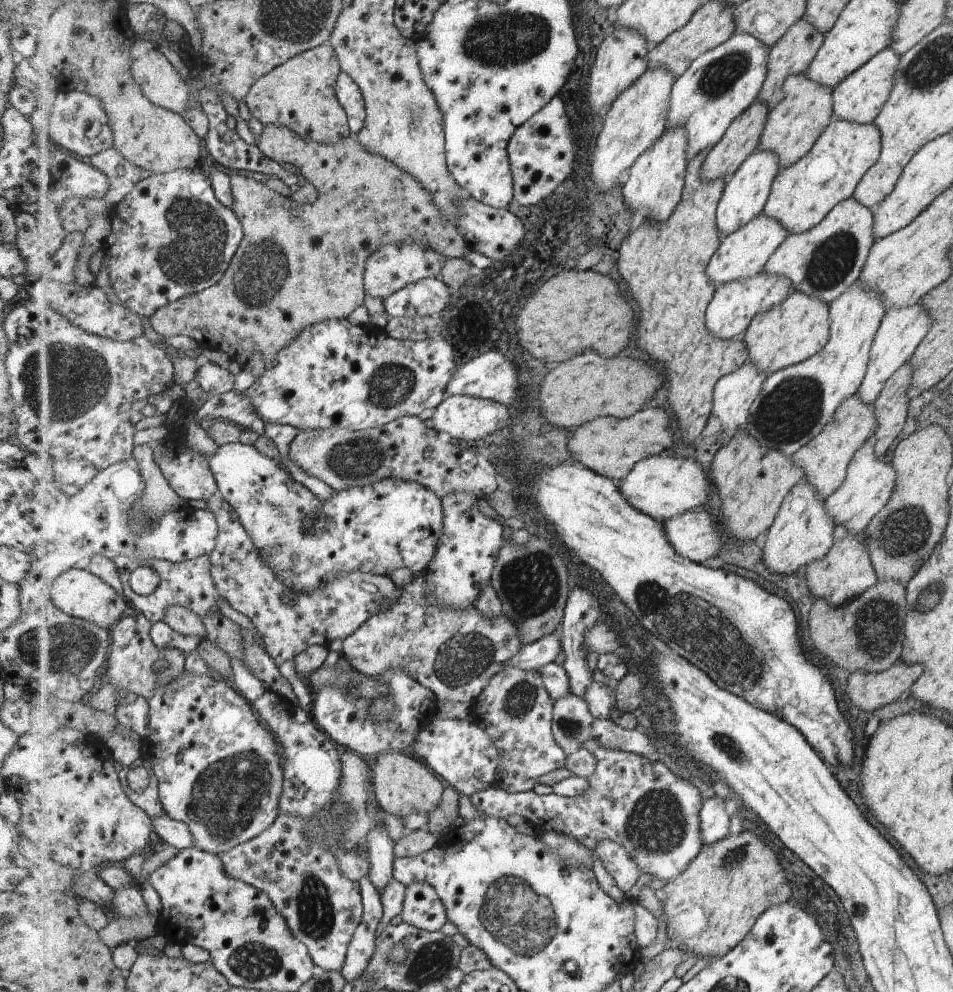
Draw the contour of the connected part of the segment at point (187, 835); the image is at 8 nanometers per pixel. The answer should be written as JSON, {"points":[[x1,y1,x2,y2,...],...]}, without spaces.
{"points":[[168,813,157,816,152,821,154,832,165,844,175,846,180,851,195,847,193,832,185,822,171,818]]}

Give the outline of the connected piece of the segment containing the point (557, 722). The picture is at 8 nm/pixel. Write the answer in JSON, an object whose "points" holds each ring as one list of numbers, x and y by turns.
{"points":[[575,693,554,701,553,729,557,744,567,756,582,749,583,742,591,740,595,716,584,698]]}

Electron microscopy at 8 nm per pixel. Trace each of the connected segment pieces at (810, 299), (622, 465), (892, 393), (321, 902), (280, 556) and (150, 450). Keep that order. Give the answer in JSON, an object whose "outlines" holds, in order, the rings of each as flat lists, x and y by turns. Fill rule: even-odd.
{"outlines":[[[793,290,792,294,787,296,787,300,753,319,743,337,745,344,749,346,749,361,761,372,771,375,821,352,829,344,830,328,830,305,815,296,807,296,799,290]],[[661,408,641,410,631,418,619,419,615,416,596,418,575,432,575,436,568,444,568,451,575,462,620,482,631,474,638,462,661,454,676,444,677,437,672,434,671,423,673,420]],[[909,360,903,363,893,375,887,379,881,395,875,402,875,414,879,420,879,428,875,436,877,456,881,458,887,448,893,444,897,434,903,428,905,422,905,410,907,410,907,398,905,390,909,390,909,378,911,378,911,364]],[[282,812,273,826,257,838,221,854,220,859,230,877,247,881,267,893,275,908,278,908,280,913,283,912,283,918,290,925,291,932,310,948,311,958,318,972,341,971,346,963,349,944,354,938,355,930,362,923,362,890,360,882,353,882,343,874,335,854,330,857,330,853,325,853,316,841,309,840,308,830,311,830,311,827,305,818]],[[236,443,225,444,220,446,217,450,217,454,210,460,211,470,214,472,215,480,218,484,218,494,223,497,231,506,239,513,242,523,245,528,251,533,251,538,255,541,255,546,259,547,262,555,267,560,267,564,275,570,275,574,279,577,279,580,290,588,292,591,304,592,305,594,311,594,315,592,320,586,329,584,328,580,333,580,335,576,341,576,342,574,353,574,353,572,363,572,363,574,374,574,375,576,381,575,386,577,392,577,395,574,395,570,401,570,401,568,409,568,415,574,421,574,426,571,431,560,435,558,439,546,439,538,443,534,443,525,445,522,445,510,443,508,443,499,439,498,433,490,425,488,423,484,419,482,405,482,405,480,395,480,395,478,387,478,387,480,381,480,375,484,369,484,363,487,353,487,345,489,343,491,335,491,331,499,323,500,315,496,307,486,301,482,296,481,294,477,288,472,288,469,284,465,284,468,280,466,280,463,265,456,254,445,245,445]],[[139,444,133,450,133,458,139,462,145,480,143,498,129,514,129,528,135,534,157,526,169,512,186,508,186,500,169,484,161,467,156,463,153,444]]]}

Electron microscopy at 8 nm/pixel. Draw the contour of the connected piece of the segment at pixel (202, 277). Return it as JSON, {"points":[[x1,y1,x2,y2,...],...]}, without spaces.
{"points":[[198,168,195,169,179,169,161,174,147,174,144,179,135,186,135,188,125,196,124,200,115,206,116,210,111,218,111,229,109,236,106,238,107,244,105,251,109,259,108,264,104,268,103,281,108,282,114,290,114,294,126,306,135,311,138,315,151,317,159,308,167,306,169,302,175,302,189,294,203,292,209,287,215,286,226,275,227,269,231,266,238,248,245,241,244,228,242,220,238,219,234,209,227,208,227,205,219,202,218,196,215,194,212,178,207,178]]}

